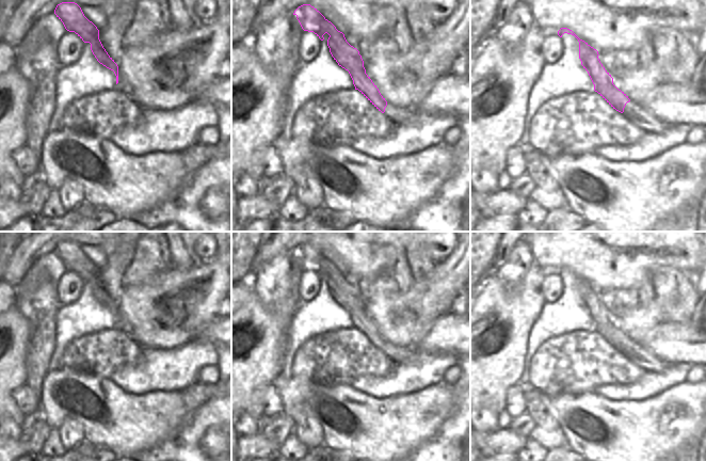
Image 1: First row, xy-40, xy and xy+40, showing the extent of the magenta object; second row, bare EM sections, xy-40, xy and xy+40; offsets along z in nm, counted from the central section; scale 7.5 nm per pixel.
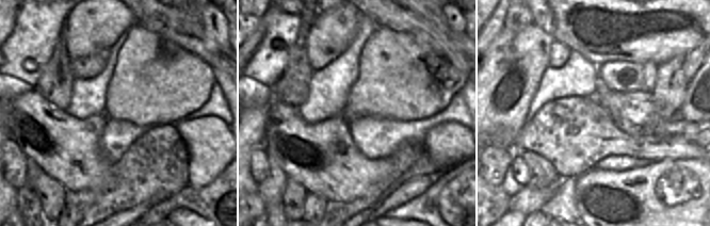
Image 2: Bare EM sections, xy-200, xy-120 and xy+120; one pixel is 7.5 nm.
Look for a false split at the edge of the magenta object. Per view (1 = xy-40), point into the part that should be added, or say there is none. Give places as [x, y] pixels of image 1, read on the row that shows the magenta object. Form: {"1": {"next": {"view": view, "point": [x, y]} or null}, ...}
{"1": {"next": null}}

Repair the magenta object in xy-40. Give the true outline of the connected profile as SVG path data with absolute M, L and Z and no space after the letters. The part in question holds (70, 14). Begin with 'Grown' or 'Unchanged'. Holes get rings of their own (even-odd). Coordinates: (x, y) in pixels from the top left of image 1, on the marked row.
Unchanged. M62 2L57 5L54 14L67 31L75 32L84 43L91 44L91 50L97 61L114 71L117 84L118 66L103 48L99 39L99 30L84 16L81 7L75 2Z

